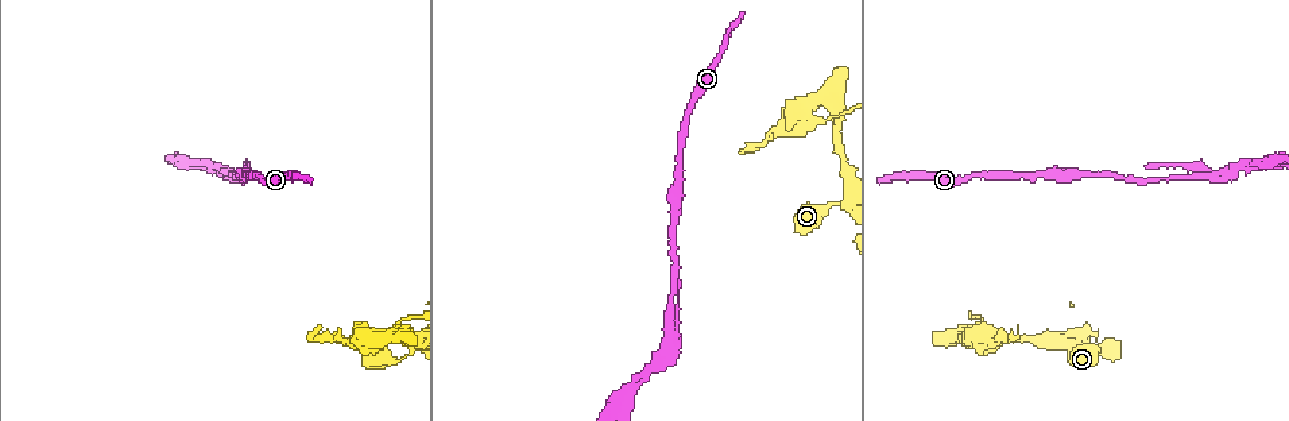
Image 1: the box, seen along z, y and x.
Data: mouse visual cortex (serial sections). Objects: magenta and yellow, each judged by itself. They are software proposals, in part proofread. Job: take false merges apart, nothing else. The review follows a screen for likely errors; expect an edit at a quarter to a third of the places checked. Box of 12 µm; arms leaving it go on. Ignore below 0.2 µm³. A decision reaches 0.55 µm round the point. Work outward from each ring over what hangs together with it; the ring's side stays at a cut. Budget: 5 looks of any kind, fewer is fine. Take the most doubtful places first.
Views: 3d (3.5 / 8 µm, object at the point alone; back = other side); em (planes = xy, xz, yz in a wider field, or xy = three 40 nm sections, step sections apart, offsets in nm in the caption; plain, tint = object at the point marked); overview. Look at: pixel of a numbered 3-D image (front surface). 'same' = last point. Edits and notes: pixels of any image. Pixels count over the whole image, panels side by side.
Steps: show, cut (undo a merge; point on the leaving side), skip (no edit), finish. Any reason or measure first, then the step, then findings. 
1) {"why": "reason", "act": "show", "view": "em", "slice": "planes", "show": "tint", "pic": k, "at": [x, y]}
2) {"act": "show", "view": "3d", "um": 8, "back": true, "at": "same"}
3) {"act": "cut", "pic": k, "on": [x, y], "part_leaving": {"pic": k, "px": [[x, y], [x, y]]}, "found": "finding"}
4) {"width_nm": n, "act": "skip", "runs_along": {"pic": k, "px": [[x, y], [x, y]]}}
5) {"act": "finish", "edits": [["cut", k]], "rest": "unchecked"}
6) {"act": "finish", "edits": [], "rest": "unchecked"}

{"why": "sudden change in width", "act": "show", "view": "3d", "um": 8, "pic": 1, "at": [1197, 175]}

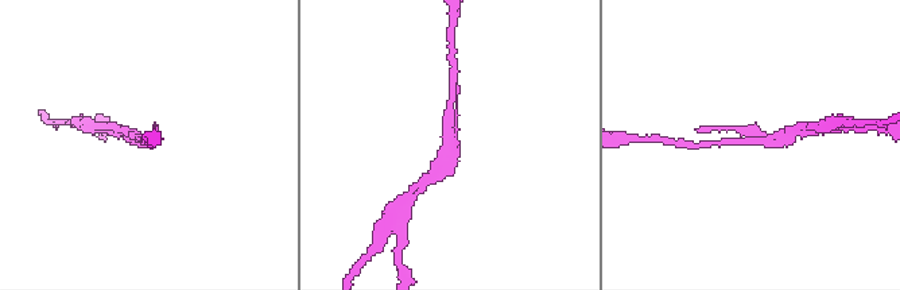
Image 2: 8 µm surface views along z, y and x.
{"act": "show", "view": "em", "slice": "xy", "step": 2, "show": "tint", "pic": 2, "at": [445, 138]}

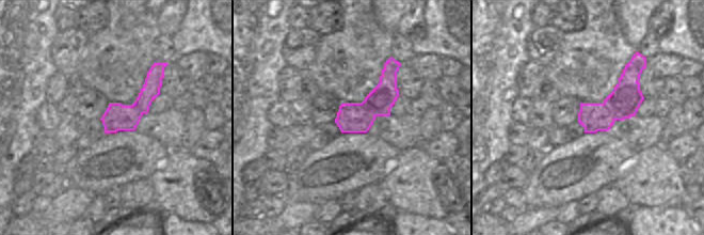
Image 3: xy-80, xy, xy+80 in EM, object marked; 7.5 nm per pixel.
{"act": "cut", "pic": 2, "on": [398, 256], "found": "two cells meet here"}

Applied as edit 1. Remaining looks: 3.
{"why": "sharp bend", "act": "show", "view": "3d", "um": 3.5, "back": true, "pic": 1, "at": [806, 119]}

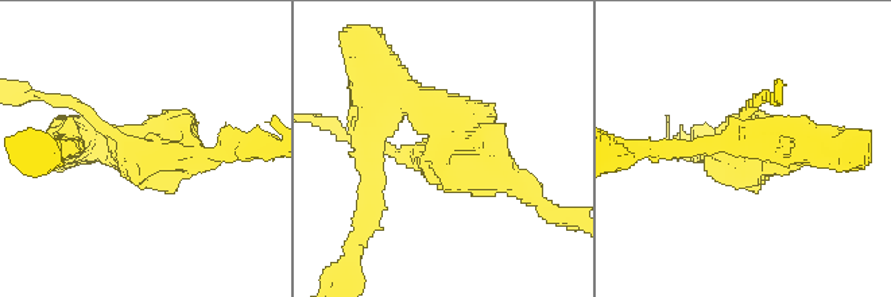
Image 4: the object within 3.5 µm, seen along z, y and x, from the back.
{"why": "now the EM", "act": "show", "view": "em", "slice": "xy", "step": 3, "show": "tint", "pic": 4, "at": [441, 153]}

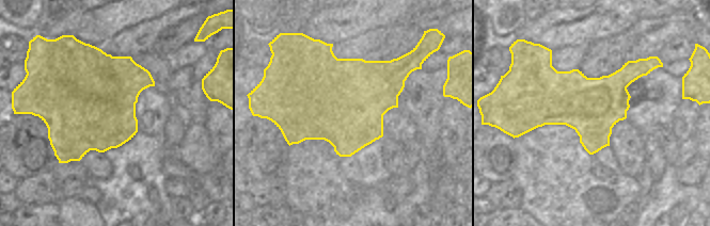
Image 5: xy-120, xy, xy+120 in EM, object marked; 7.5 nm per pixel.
{"width_nm": 650, "act": "cut", "pic": 4, "on": [494, 177], "part_leaving": {"pic": 4, "px": [[472, 142], [498, 174], [572, 215]]}, "found": "a second cell is stuck on"}

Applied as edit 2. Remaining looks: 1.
{"act": "finish", "edits": [["cut", 2], ["cut", 4]], "rest": "unchecked"}

